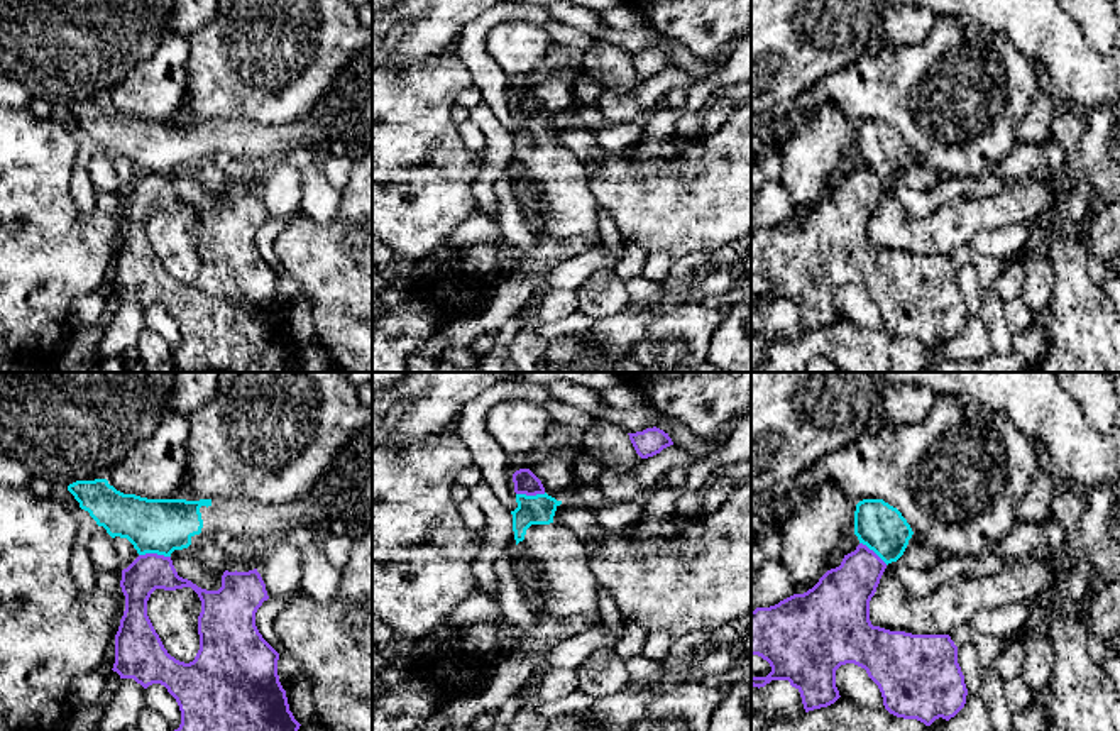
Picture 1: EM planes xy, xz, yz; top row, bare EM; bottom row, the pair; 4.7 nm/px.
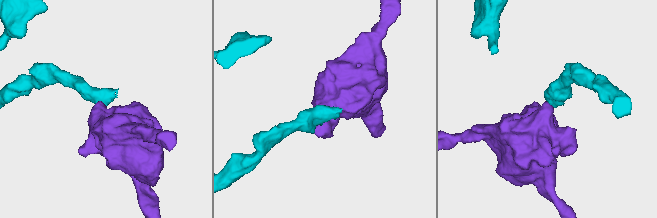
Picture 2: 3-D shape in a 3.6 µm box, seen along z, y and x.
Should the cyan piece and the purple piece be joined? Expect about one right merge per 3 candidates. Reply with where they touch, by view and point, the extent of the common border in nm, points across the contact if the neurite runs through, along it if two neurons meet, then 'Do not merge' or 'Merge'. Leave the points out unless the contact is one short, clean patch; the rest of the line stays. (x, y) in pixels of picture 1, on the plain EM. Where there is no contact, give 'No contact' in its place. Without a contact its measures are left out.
Touches cyan at xy (154, 173). Shared border 150 nm. Boundary: xy (139, 175), (163, 175), (170, 178). Do not merge

